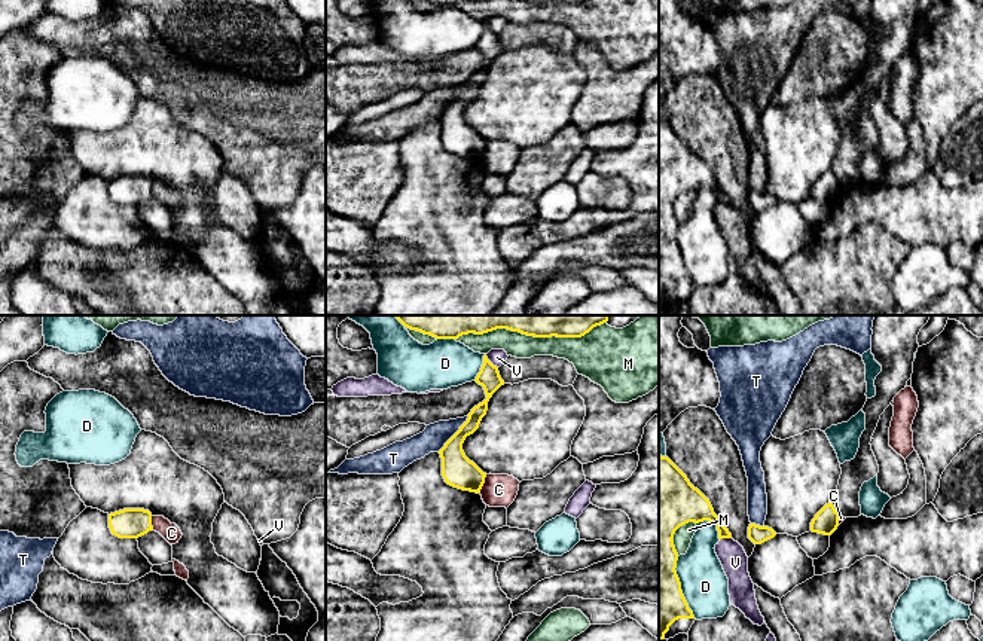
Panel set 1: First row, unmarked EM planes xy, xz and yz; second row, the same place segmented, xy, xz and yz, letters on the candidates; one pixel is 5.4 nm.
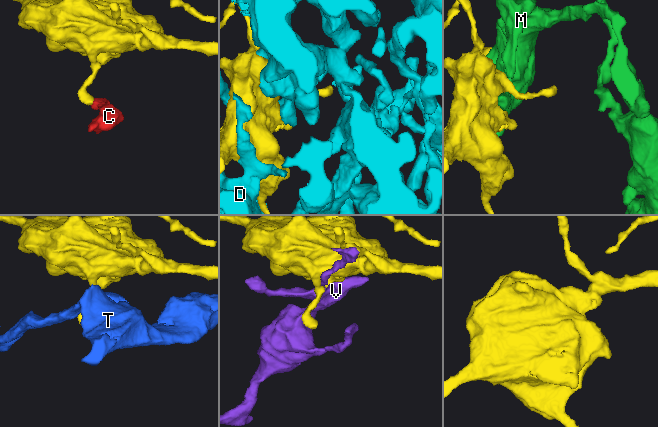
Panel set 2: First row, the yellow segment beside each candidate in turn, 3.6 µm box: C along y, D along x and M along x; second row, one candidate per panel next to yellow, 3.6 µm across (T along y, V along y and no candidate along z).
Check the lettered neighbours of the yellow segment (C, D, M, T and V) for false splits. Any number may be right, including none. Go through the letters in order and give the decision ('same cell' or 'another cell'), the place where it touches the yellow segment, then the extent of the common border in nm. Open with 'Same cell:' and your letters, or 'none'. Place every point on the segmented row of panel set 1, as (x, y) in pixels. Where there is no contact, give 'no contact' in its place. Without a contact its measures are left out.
Same cell: none
C: another cell | xz (482, 484) | 100 nm
D: another cell | yz (713, 522) | 160 nm
M: another cell | xz (530, 335) | 800 nm
T: another cell | xz (455, 433) | 260 nm
V: another cell | xz (490, 362) | 100 nm

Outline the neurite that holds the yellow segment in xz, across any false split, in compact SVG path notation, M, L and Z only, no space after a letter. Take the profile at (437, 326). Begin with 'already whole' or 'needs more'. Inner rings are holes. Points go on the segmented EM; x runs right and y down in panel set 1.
already whole | M394 315L405 327L436 339L507 329L534 338L581 338L610 315Z

